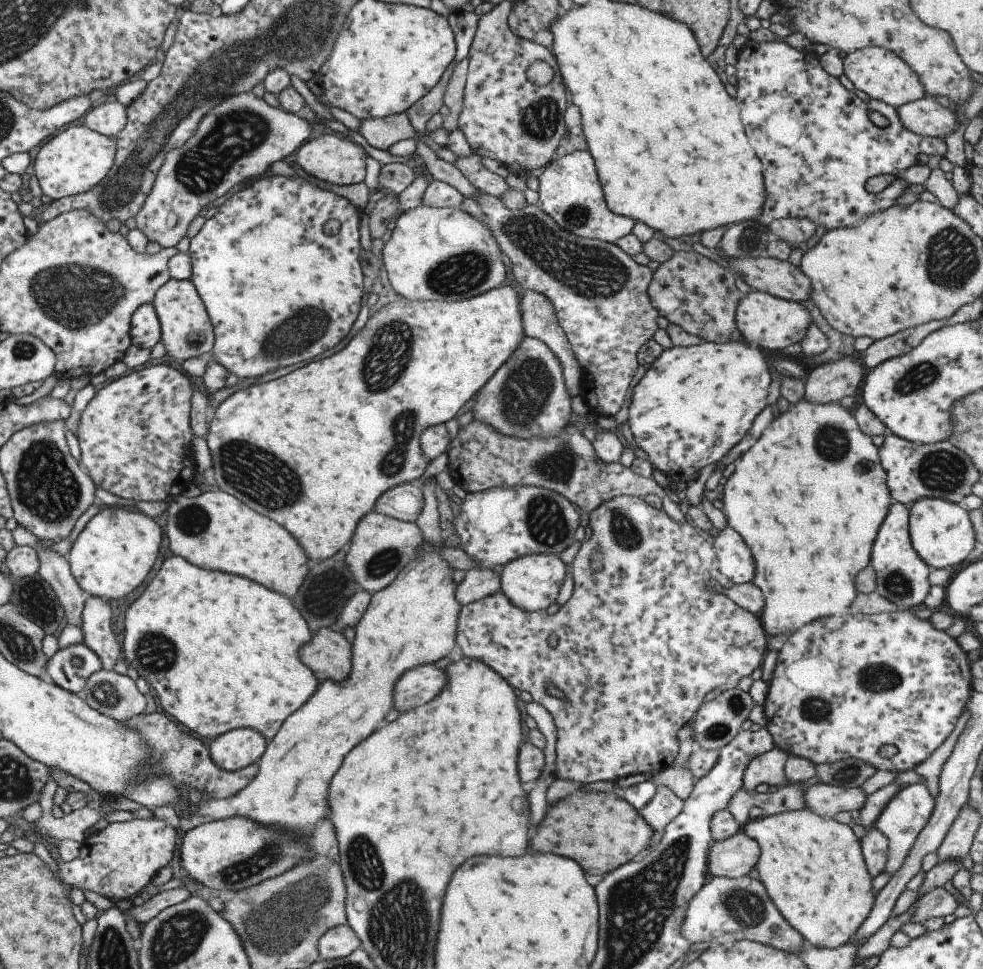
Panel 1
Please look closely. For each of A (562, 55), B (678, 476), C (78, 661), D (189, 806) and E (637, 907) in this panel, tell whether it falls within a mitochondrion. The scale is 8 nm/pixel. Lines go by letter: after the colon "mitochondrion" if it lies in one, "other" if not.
A: other
B: other
C: mitochondrion
D: other
E: mitochondrion

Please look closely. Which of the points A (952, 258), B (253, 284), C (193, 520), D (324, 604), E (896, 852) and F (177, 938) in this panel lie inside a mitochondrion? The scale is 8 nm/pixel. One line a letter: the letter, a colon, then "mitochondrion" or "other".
A: mitochondrion
B: other
C: mitochondrion
D: mitochondrion
E: other
F: mitochondrion

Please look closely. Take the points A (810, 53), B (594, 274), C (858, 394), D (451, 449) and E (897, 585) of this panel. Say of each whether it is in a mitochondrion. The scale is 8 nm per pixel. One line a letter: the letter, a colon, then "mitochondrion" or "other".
A: other
B: mitochondrion
C: other
D: other
E: mitochondrion

